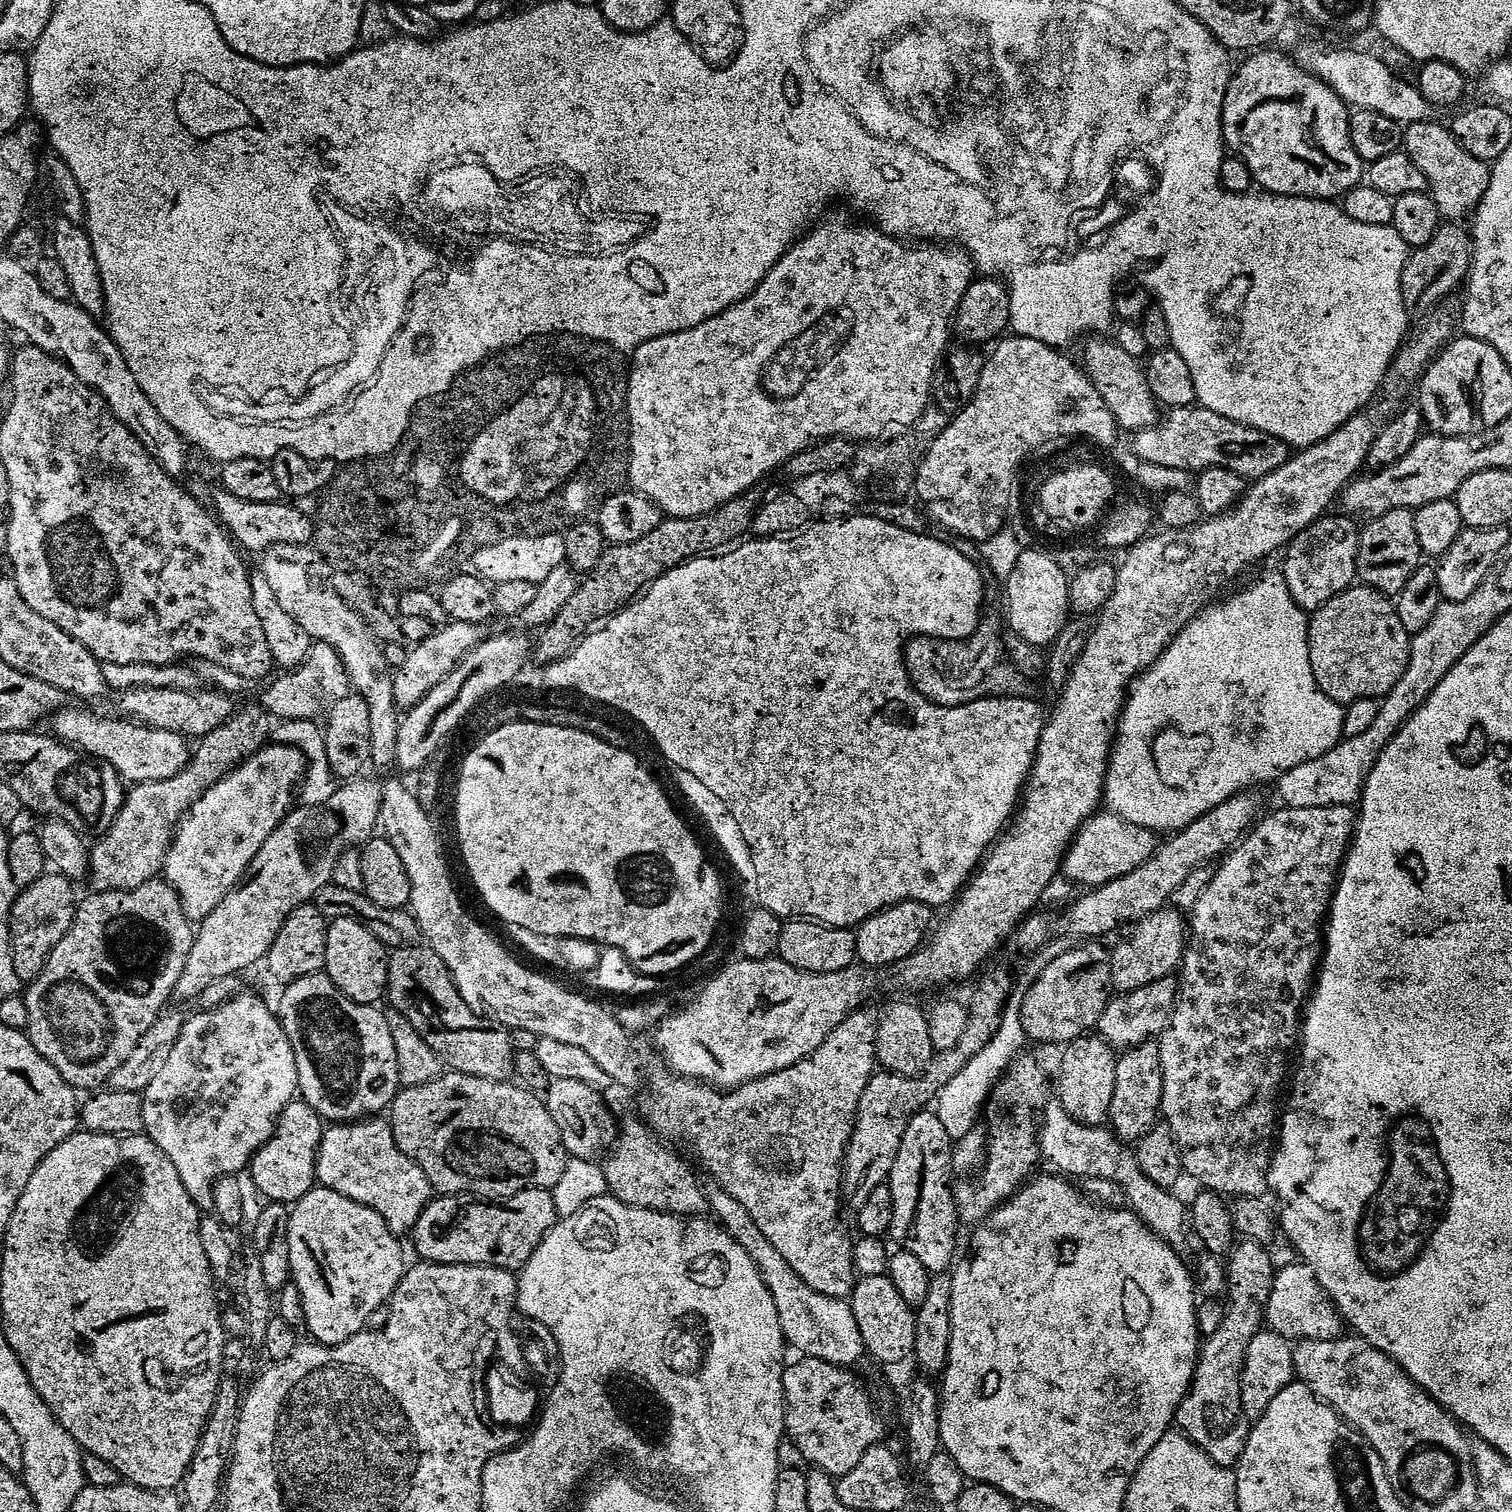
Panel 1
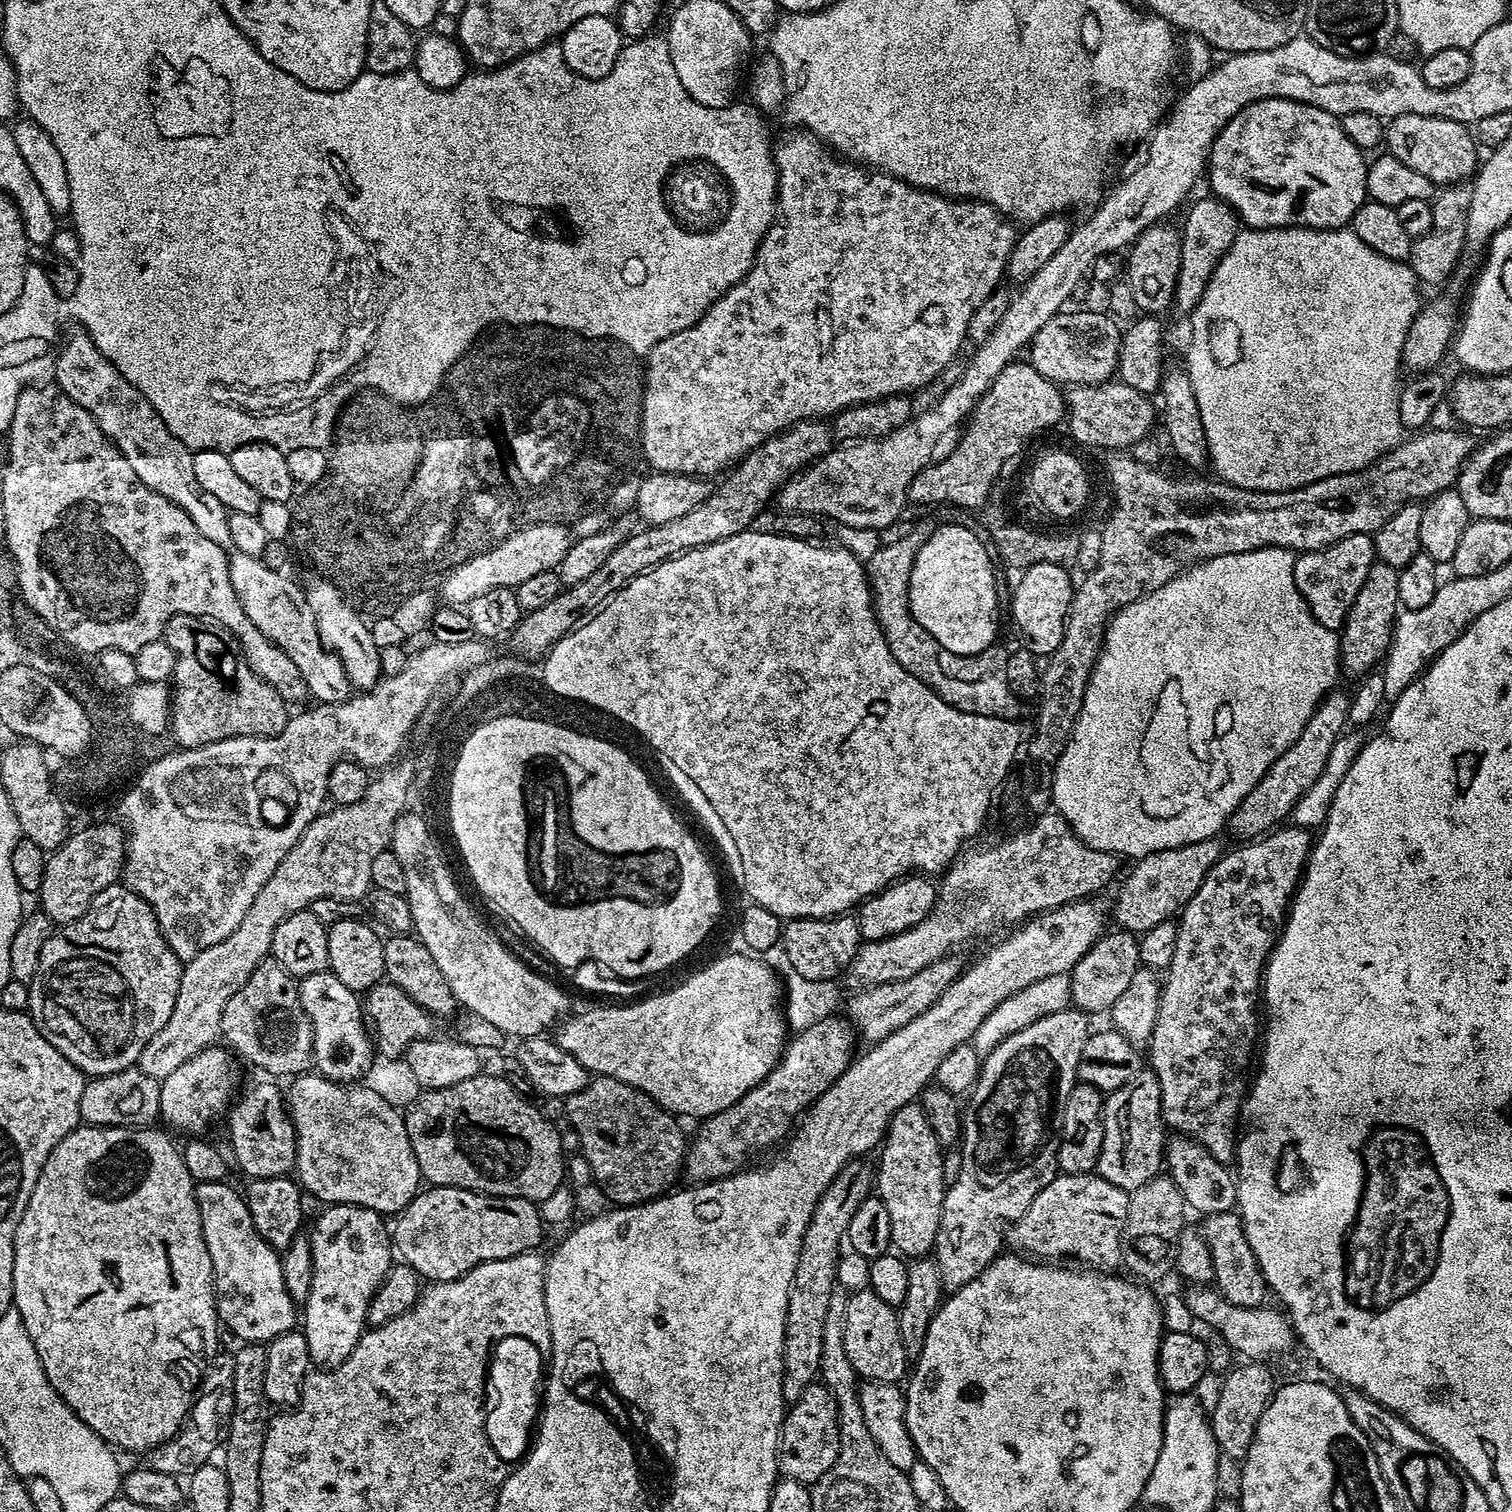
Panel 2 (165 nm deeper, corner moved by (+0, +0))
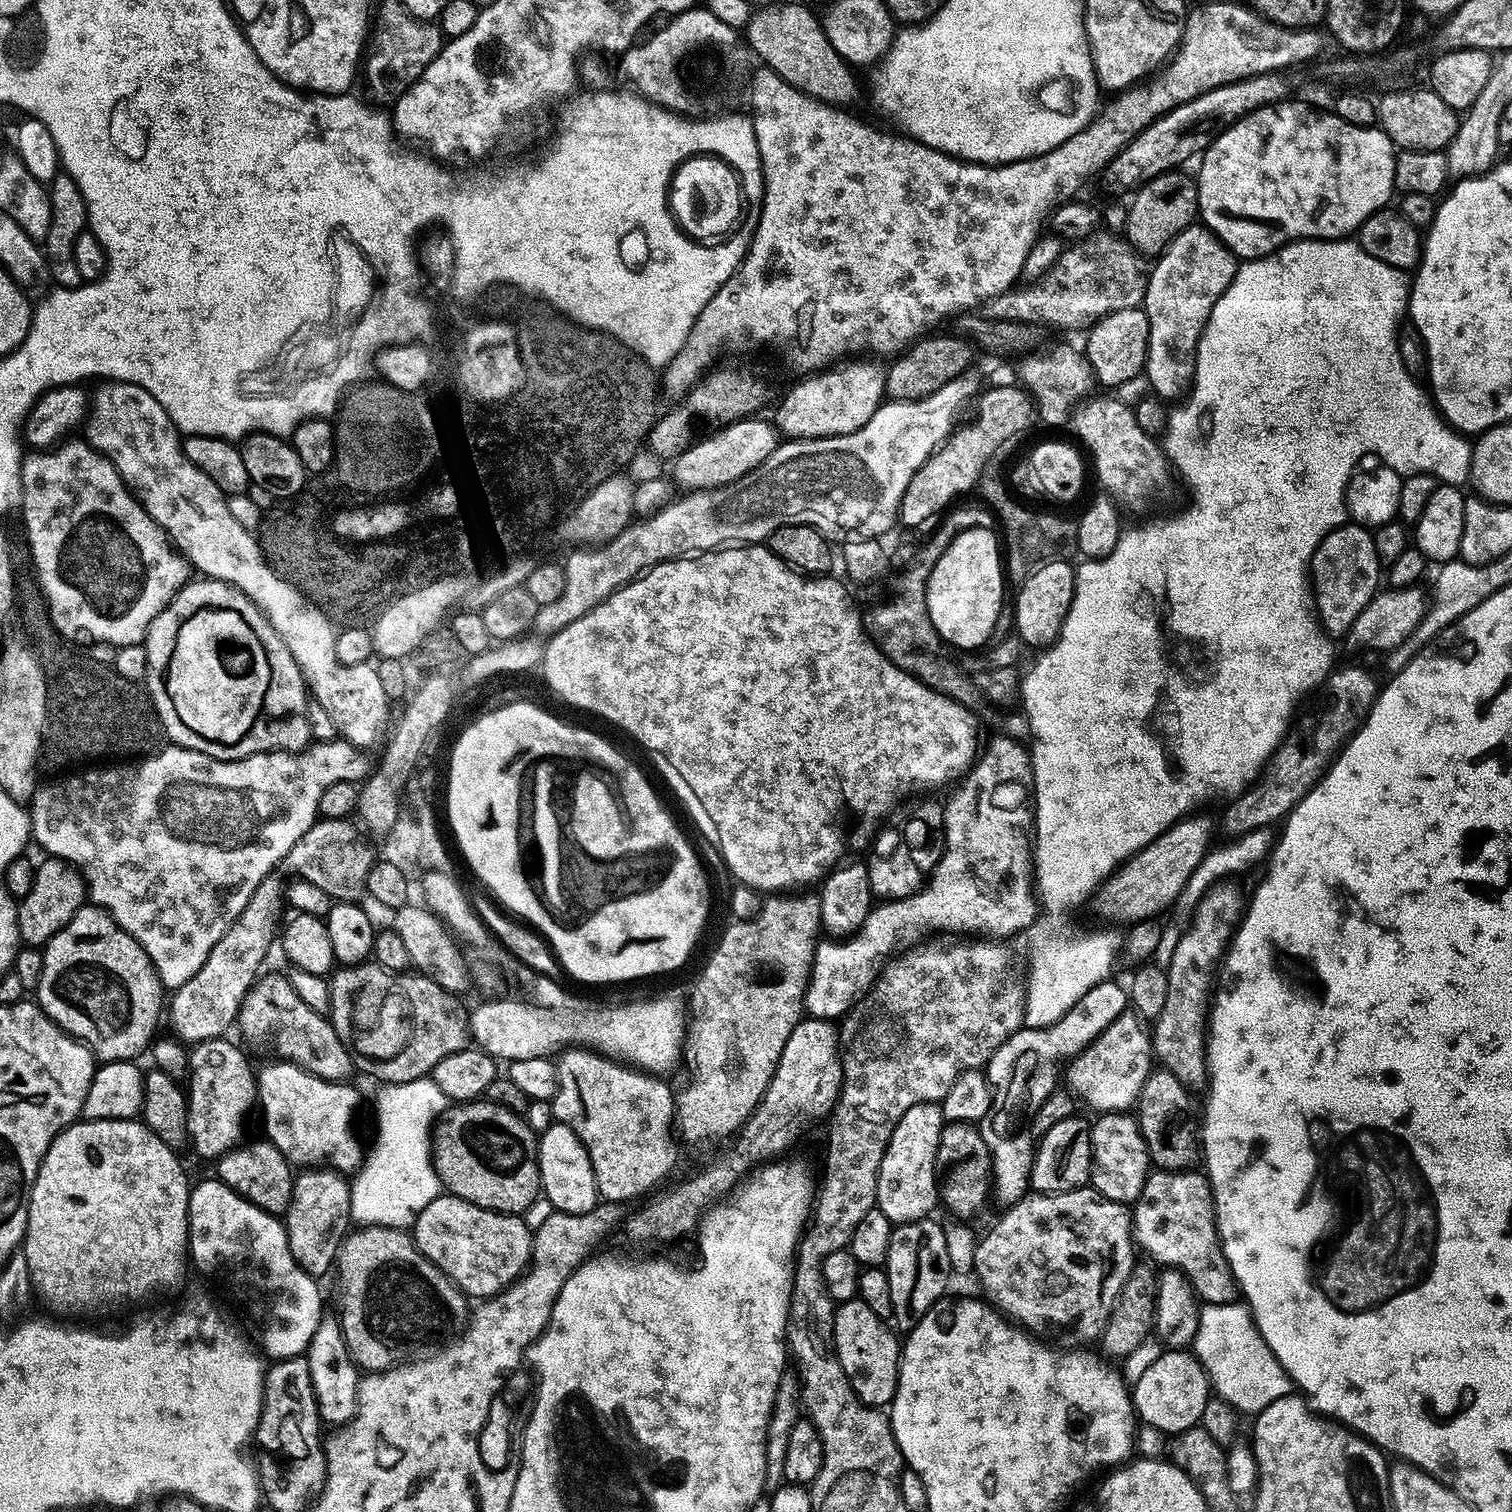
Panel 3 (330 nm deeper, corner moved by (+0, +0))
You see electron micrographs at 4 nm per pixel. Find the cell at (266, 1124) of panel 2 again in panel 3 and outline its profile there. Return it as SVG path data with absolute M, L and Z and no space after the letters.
M217 1038L215 1040L202 1040L202 1041L199 1041L199 1043L197 1043L195 1047L191 1049L191 1052L189 1055L189 1068L191 1072L189 1074L188 1081L186 1084L186 1088L187 1088L186 1095L188 1098L188 1119L190 1121L190 1132L191 1132L191 1135L194 1137L194 1144L196 1140L196 1152L204 1160L212 1160L211 1162L219 1161L220 1157L224 1156L227 1152L232 1151L233 1148L241 1147L242 1141L245 1139L245 1137L243 1138L244 1123L247 1122L248 1115L250 1115L252 1111L254 1113L257 1111L258 1072L255 1067L252 1069L252 1064L250 1061L248 1061L249 1053L245 1051L244 1048L243 1050L240 1049L238 1045L231 1044L231 1042L228 1041L228 1038Z

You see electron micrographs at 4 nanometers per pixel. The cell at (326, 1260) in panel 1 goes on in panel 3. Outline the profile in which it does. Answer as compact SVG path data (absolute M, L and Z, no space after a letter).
M321 1315L318 1330L314 1330L314 1338L308 1343L306 1359L310 1366L310 1378L321 1421L325 1425L332 1424L331 1426L347 1424L355 1416L358 1407L356 1389L360 1387L361 1373L356 1361L348 1353L340 1321L335 1315Z

